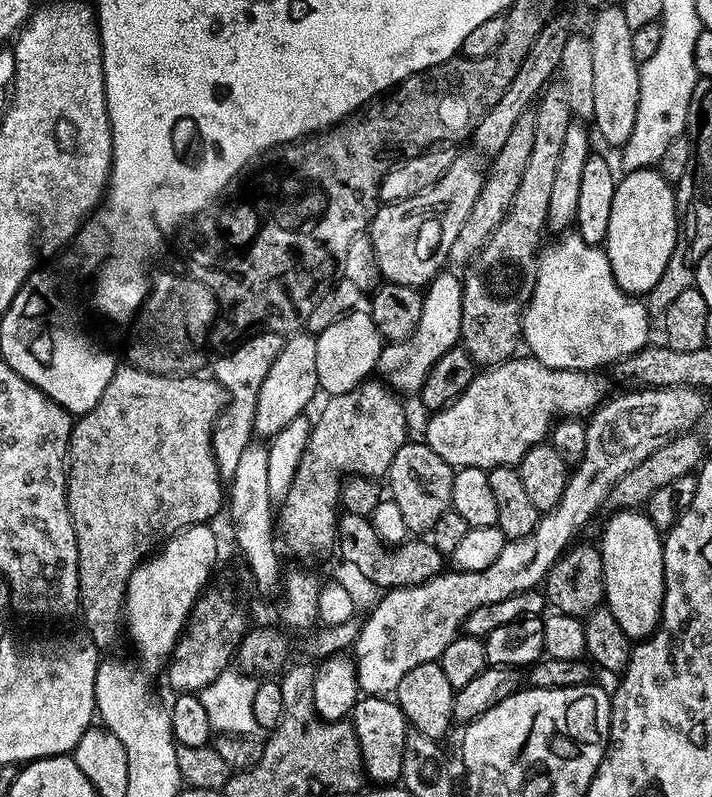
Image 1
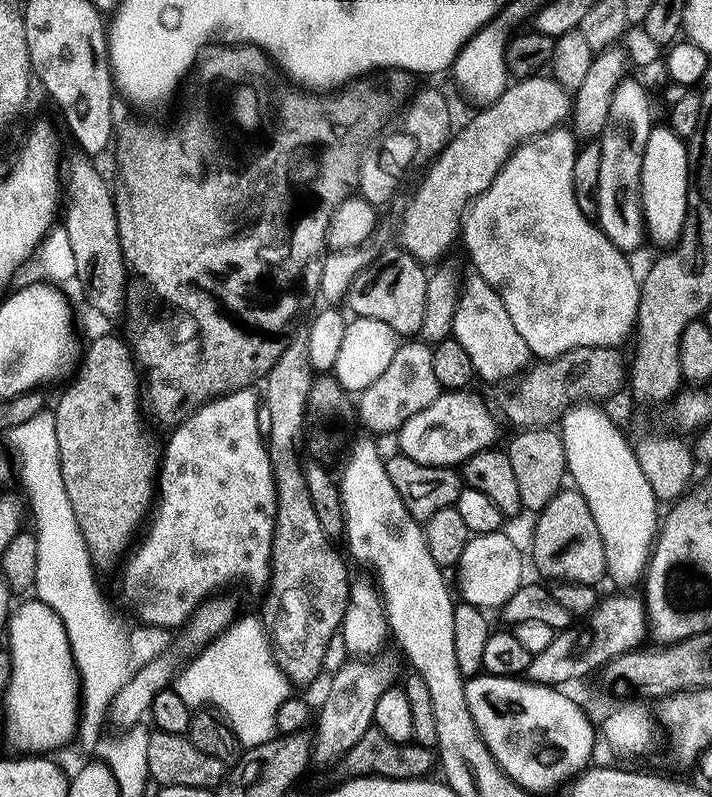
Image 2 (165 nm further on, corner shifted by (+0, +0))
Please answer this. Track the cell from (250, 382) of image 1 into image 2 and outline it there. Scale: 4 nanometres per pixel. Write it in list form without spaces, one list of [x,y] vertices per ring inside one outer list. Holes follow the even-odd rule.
[[[255,387],[240,388],[236,392],[228,392],[217,396],[202,405],[197,412],[192,413],[187,420],[171,429],[172,437],[168,445],[163,445],[162,459],[158,473],[158,491],[154,497],[154,507],[150,513],[150,523],[147,525],[148,537],[131,549],[130,555],[123,561],[124,573],[120,576],[120,588],[126,599],[132,603],[136,616],[141,625],[152,625],[167,630],[179,629],[192,616],[193,612],[213,595],[215,588],[223,586],[227,580],[243,578],[254,589],[263,591],[271,579],[272,567],[272,535],[276,529],[276,483],[274,470],[270,466],[266,438],[258,430],[258,414],[262,405],[261,397]]]

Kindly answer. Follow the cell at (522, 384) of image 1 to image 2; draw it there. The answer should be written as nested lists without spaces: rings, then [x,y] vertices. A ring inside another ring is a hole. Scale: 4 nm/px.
[[[469,389],[443,391],[426,410],[407,419],[396,433],[399,453],[426,466],[457,467],[474,454],[497,443],[498,424],[495,413]]]

